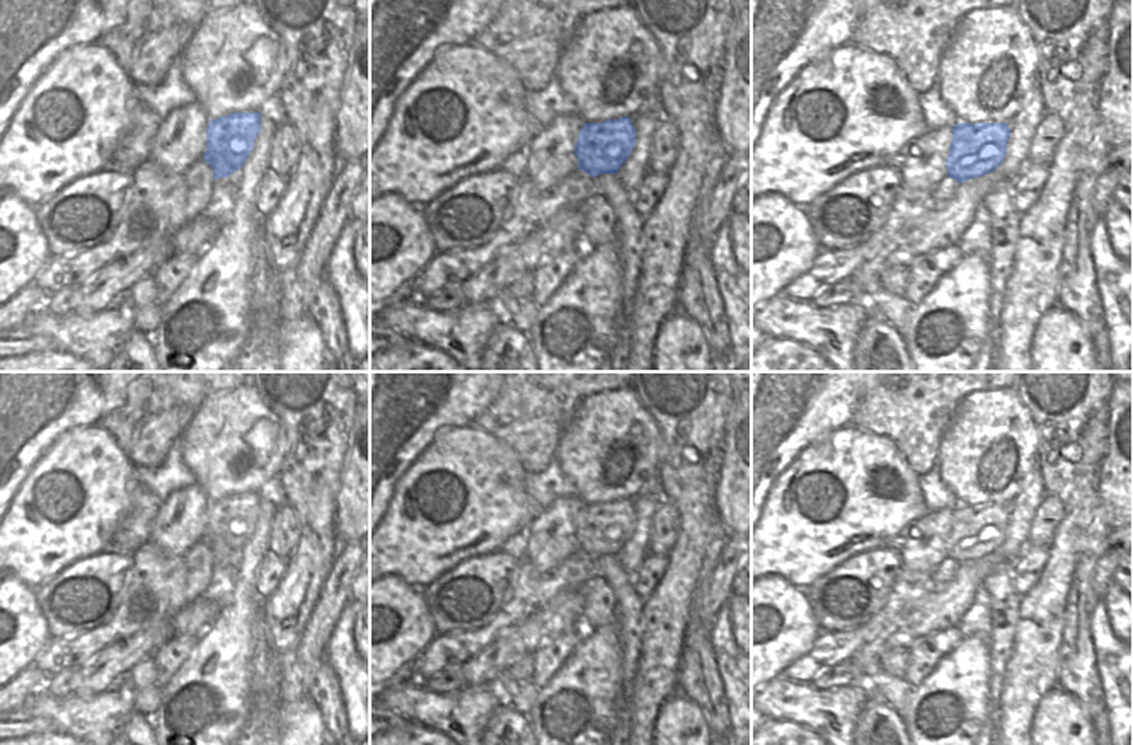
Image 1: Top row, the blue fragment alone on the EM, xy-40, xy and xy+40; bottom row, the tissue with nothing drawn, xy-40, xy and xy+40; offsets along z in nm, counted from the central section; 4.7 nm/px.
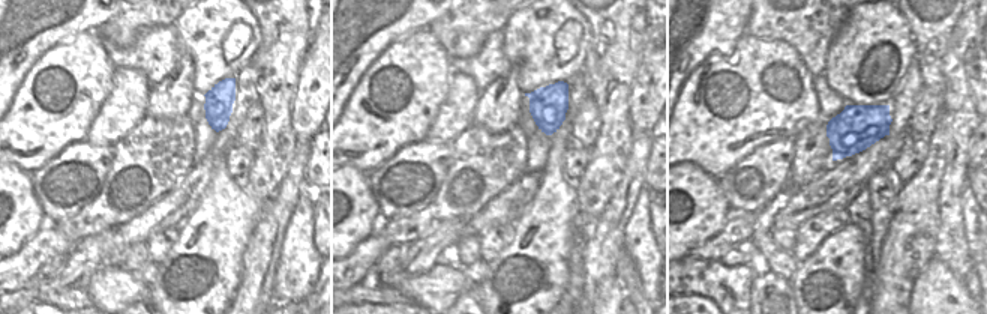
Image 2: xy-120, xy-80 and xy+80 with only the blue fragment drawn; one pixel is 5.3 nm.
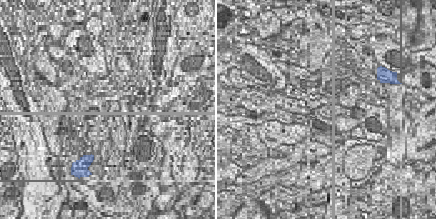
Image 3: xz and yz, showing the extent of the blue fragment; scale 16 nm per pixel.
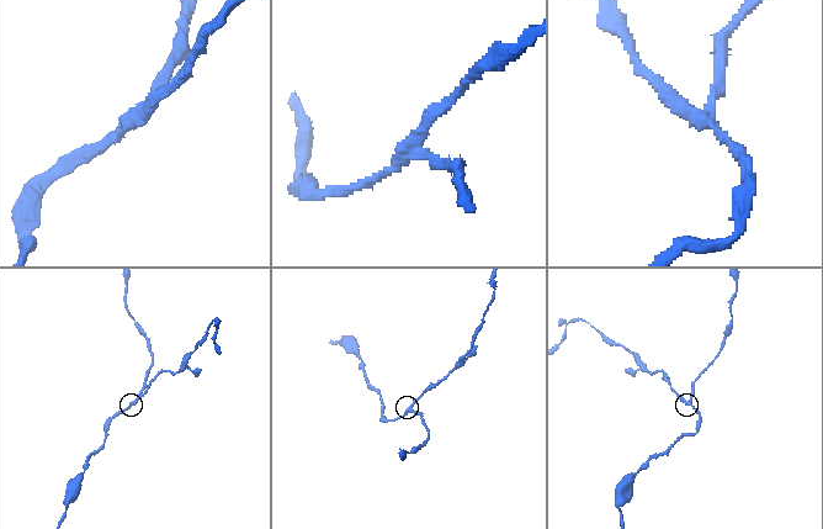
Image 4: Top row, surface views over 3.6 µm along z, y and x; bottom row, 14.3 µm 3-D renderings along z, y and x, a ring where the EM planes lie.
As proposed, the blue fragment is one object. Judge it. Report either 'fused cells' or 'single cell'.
fused cells

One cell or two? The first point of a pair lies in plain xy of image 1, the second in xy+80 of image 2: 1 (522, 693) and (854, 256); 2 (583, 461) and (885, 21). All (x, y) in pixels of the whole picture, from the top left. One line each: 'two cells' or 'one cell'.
1: two cells
2: one cell

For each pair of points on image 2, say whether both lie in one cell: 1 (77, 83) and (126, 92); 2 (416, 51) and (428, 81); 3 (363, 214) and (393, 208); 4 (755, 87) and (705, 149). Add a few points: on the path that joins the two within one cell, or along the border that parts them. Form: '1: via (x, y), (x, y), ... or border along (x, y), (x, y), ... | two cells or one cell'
1: border along (116, 69), (111, 78), (111, 90), (93, 120) | two cells
2: via (416, 59), (416, 69), (420, 74) | one cell
3: border along (366, 178), (384, 220) | two cells
4: via (749, 104), (746, 111), (722, 132) | one cell

